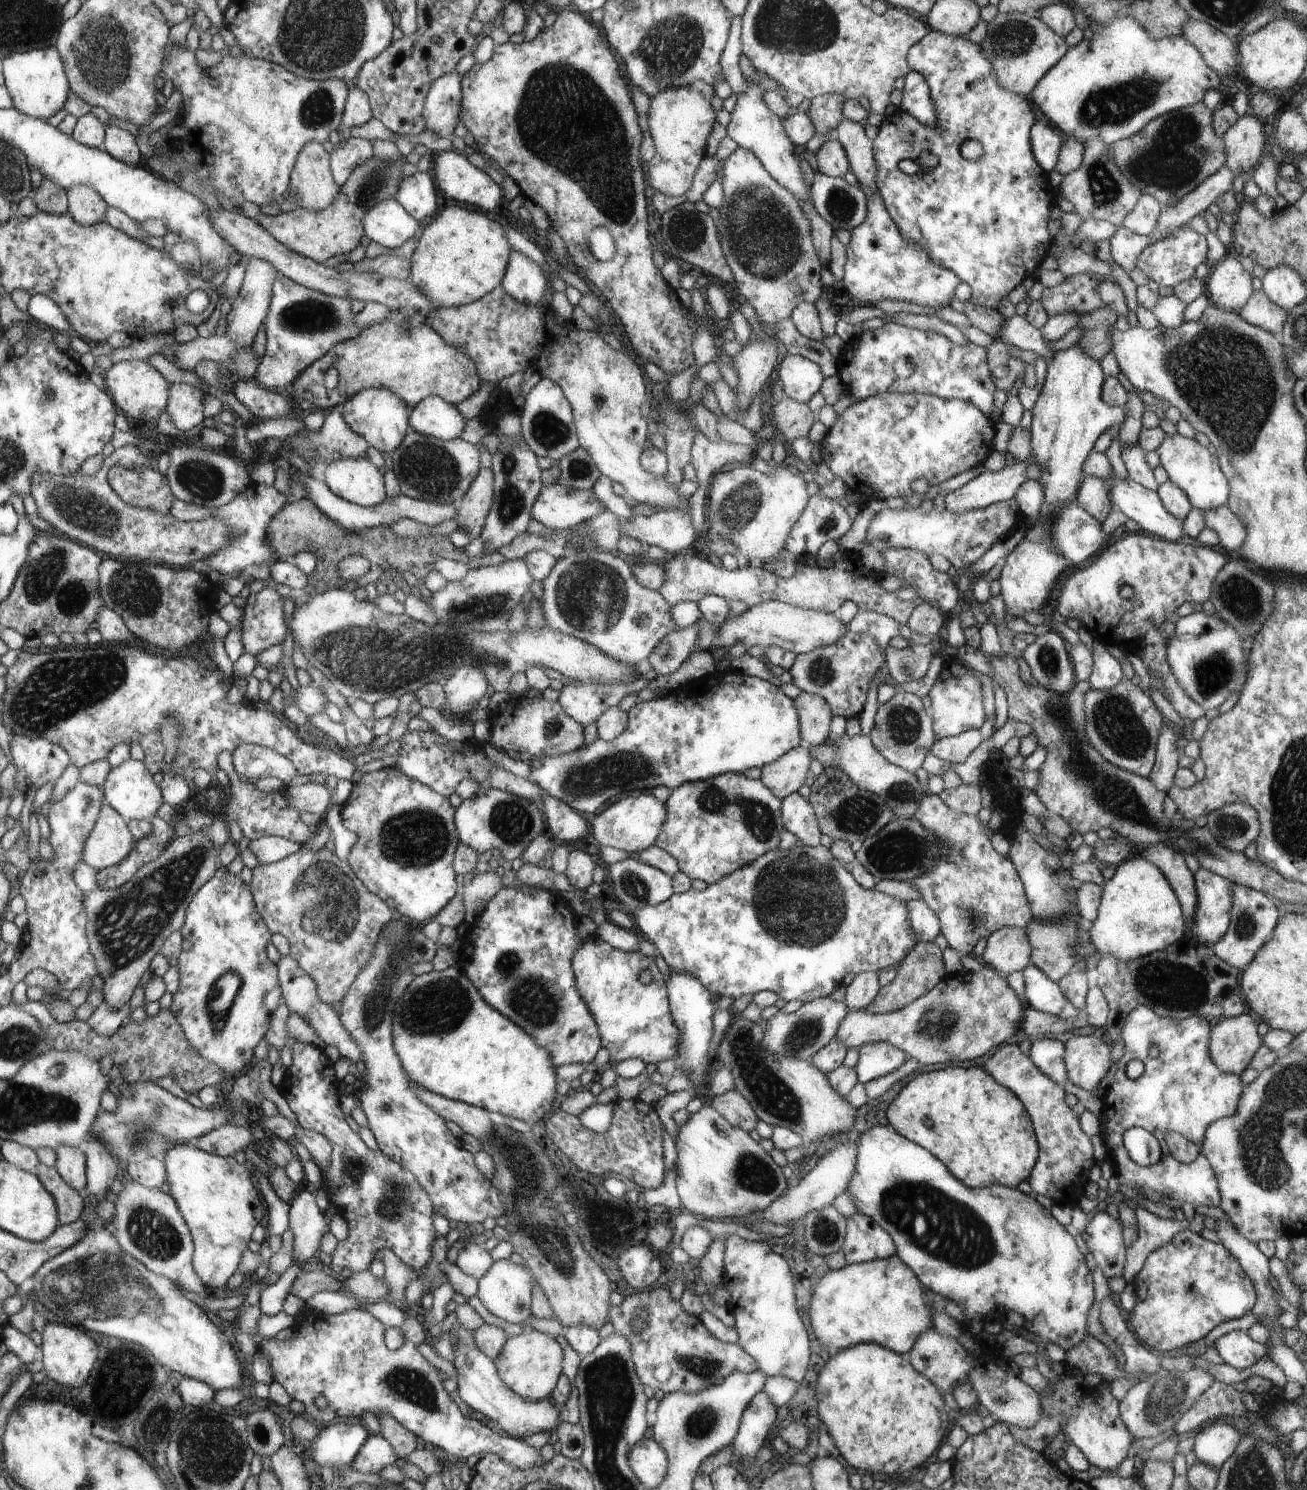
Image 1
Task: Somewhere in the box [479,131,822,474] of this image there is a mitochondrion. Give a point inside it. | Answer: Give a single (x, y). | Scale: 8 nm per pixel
(764, 240)

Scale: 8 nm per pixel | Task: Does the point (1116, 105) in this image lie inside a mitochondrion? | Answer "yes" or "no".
yes

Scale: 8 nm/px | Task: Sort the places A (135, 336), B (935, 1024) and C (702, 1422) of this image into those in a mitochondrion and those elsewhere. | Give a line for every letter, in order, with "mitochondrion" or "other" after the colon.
A: other
B: mitochondrion
C: mitochondrion

